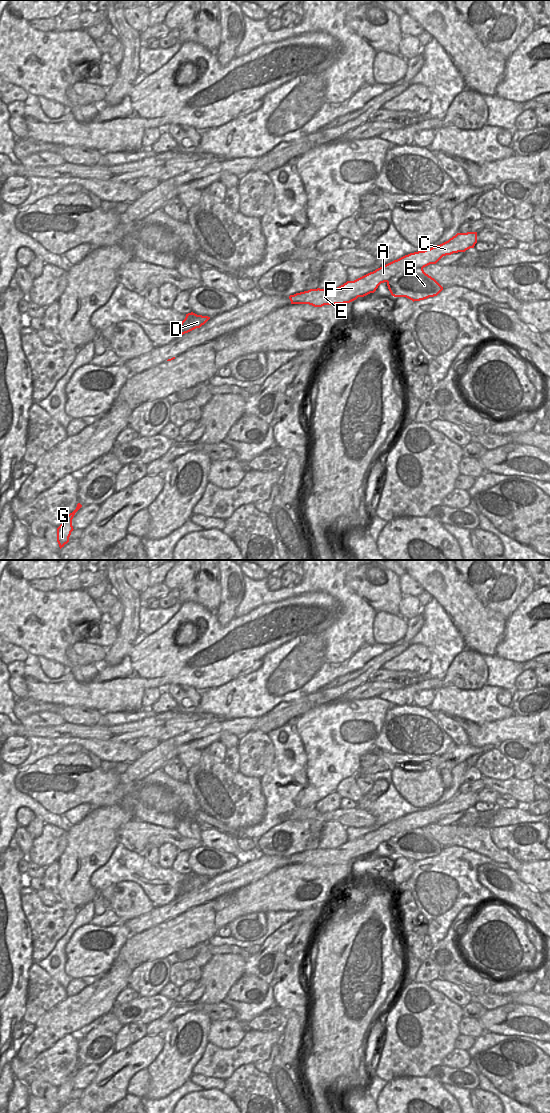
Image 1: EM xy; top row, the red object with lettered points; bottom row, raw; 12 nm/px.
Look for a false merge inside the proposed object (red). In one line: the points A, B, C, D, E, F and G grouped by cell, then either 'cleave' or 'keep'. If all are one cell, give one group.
A C D E F G / B | cleave

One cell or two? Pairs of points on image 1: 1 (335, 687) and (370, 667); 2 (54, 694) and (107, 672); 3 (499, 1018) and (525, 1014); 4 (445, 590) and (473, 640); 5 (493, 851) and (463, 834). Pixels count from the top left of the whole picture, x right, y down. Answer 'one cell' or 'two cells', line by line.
1: one cell
2: one cell
3: one cell
4: one cell
5: one cell

